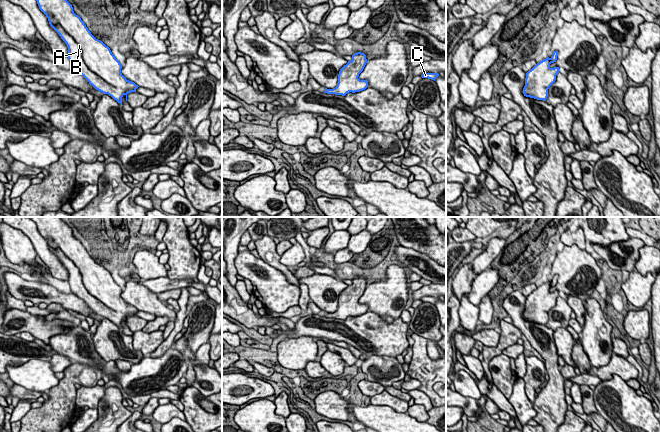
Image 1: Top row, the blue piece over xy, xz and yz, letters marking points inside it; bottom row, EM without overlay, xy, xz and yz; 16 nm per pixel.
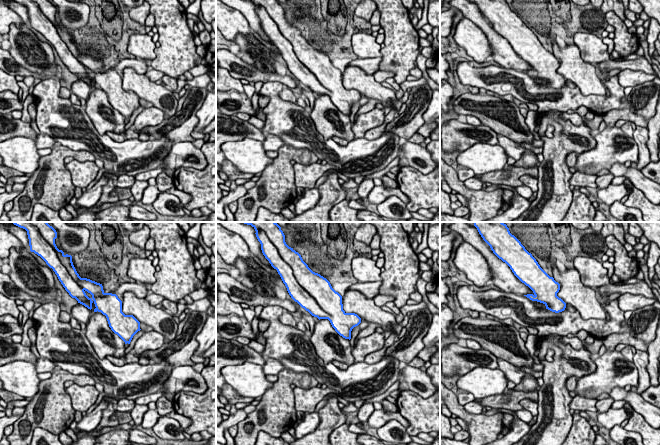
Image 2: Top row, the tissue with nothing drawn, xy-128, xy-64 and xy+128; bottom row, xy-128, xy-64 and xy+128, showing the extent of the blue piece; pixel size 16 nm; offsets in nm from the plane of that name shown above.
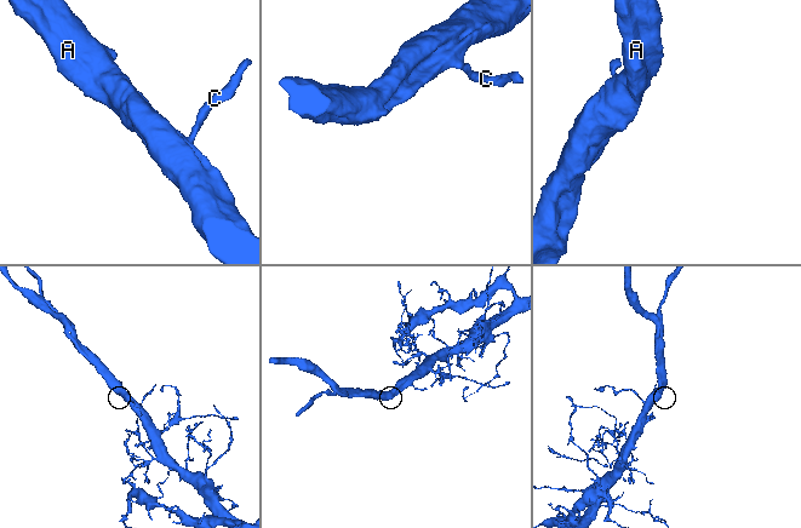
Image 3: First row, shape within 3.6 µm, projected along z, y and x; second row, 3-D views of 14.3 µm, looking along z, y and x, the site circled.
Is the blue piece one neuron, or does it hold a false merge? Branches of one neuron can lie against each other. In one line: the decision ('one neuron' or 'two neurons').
one neuron

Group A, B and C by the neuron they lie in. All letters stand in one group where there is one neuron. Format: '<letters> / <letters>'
A B C

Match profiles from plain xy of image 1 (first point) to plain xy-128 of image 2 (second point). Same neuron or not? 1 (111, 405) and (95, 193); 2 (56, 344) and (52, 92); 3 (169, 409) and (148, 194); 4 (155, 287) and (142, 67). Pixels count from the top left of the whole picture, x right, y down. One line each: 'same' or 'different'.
1: different
2: same
3: same
4: same

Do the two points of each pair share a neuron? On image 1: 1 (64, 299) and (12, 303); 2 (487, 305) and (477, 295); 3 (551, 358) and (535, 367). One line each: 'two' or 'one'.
1: two
2: two
3: two

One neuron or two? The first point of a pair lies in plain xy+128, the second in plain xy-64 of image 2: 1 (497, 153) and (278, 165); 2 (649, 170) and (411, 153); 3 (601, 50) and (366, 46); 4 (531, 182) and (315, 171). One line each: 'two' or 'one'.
1: two
2: one
3: one
4: one

